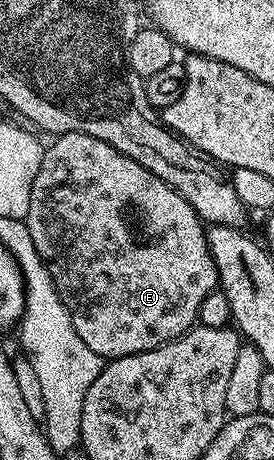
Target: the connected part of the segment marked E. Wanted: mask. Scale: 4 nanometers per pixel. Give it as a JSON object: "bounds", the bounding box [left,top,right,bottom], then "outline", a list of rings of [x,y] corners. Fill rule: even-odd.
{"bounds":[26,133,219,361],"outline":[[[65,133],[54,140],[55,144],[48,146],[43,152],[41,169],[37,169],[37,177],[33,177],[33,189],[29,193],[29,213],[26,225],[29,237],[33,237],[33,245],[37,245],[37,253],[41,261],[47,264],[49,273],[59,291],[59,298],[63,306],[71,314],[73,329],[77,329],[77,337],[89,345],[104,361],[129,357],[133,353],[145,353],[149,349],[157,349],[177,337],[181,337],[192,327],[196,326],[201,301],[209,297],[209,293],[219,285],[219,271],[215,268],[213,257],[209,253],[207,244],[207,230],[199,214],[161,177],[149,173],[137,161],[125,157],[113,145],[105,145],[105,141],[97,141],[97,137],[89,137],[89,133]]]}

